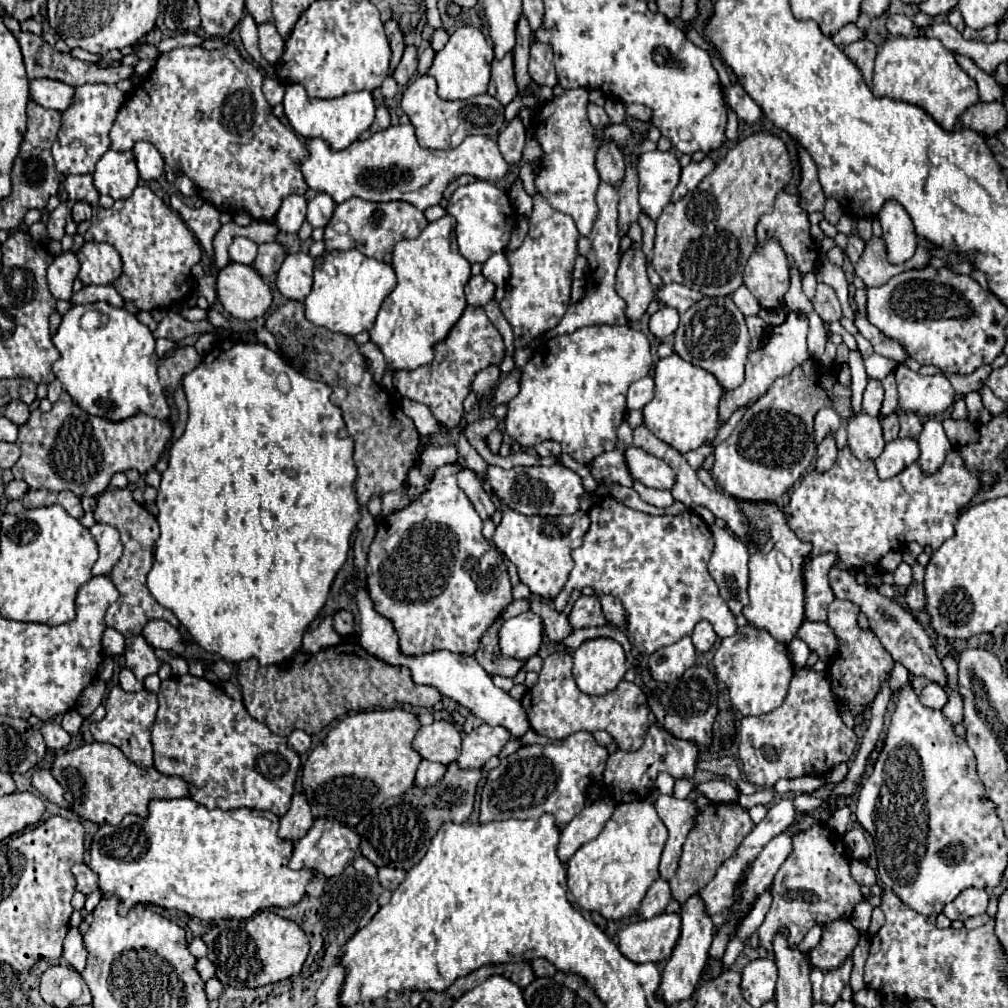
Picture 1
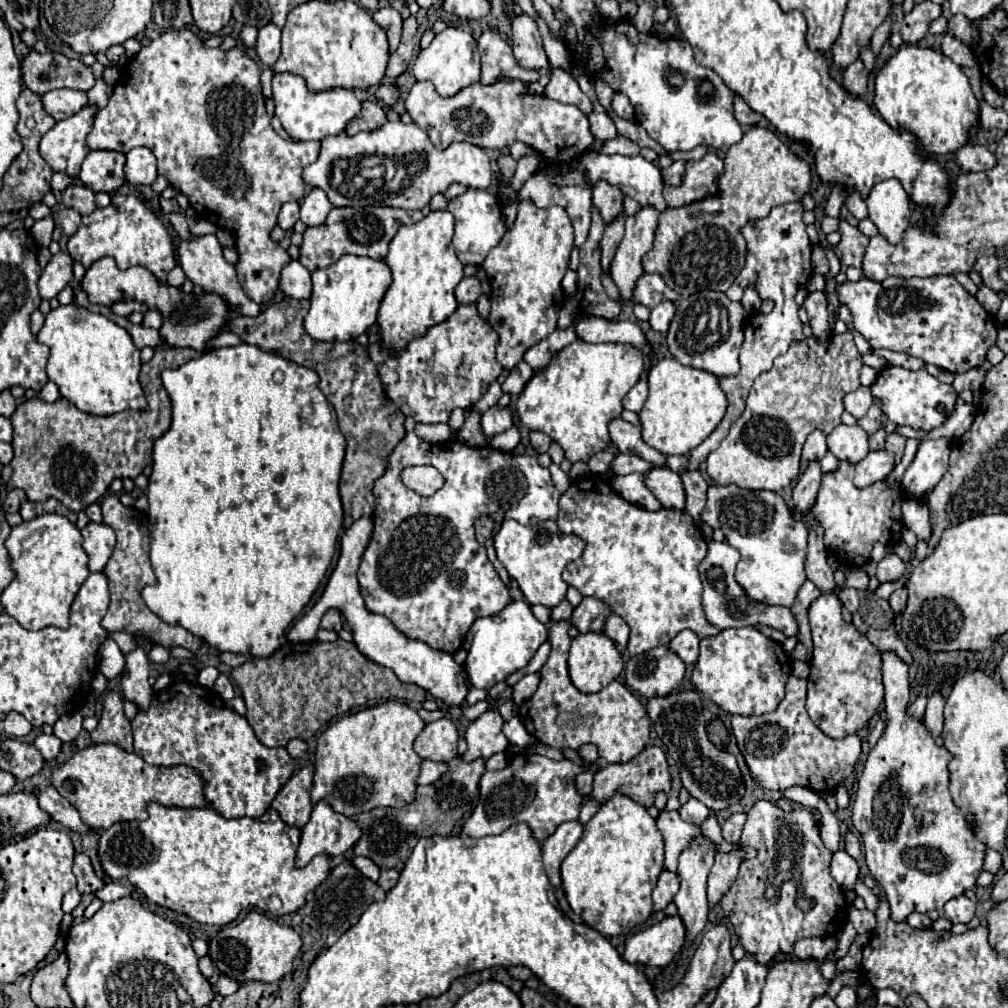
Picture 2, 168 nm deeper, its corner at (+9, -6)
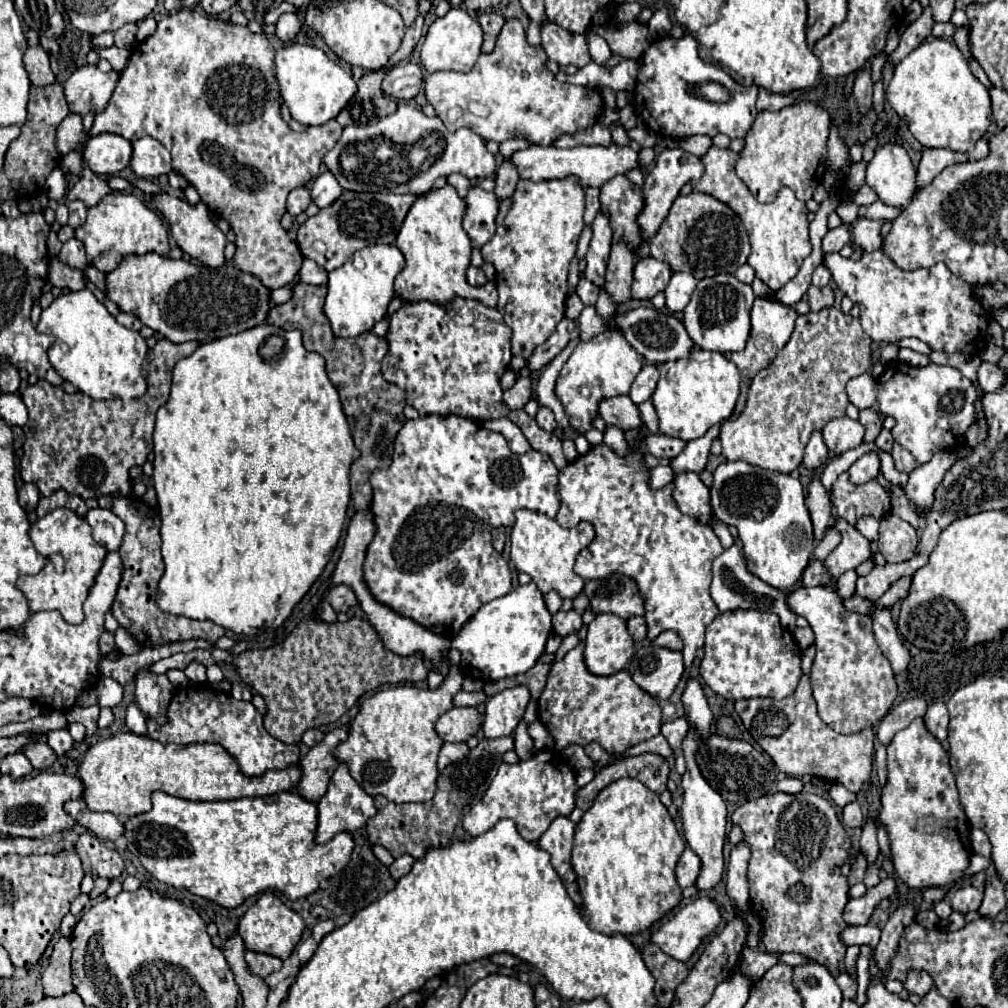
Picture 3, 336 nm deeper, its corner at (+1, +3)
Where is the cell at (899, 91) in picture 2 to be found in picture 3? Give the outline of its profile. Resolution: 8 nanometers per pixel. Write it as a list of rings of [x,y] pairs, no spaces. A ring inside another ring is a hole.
[[[927,38],[895,66],[887,86],[887,100],[925,148],[971,152],[991,124],[987,88],[971,74],[969,62],[959,48],[945,38]]]

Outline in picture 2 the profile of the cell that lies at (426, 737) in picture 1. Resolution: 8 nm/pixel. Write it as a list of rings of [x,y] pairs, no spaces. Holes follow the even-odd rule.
[[[439,719],[427,723],[425,729],[415,739],[415,751],[423,759],[445,761],[449,763],[457,757],[457,739],[459,731],[451,719]]]

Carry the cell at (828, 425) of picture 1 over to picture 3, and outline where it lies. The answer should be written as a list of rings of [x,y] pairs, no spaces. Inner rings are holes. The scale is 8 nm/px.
[[[813,432],[813,436],[807,442],[807,448],[805,448],[803,466],[807,470],[819,470],[819,468],[825,466],[827,458],[829,458],[829,450],[827,450],[827,444],[823,442],[823,434]]]

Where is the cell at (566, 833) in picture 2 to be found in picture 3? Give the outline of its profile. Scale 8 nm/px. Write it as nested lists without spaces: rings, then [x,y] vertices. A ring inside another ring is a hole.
[[[559,816],[551,822],[547,832],[537,842],[539,848],[551,854],[551,864],[565,884],[571,884],[575,880],[575,872],[571,868],[571,848],[573,848],[575,828],[577,822],[573,822],[569,816]]]

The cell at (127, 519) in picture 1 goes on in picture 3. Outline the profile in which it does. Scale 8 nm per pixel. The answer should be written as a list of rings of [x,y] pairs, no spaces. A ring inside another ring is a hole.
[[[125,496],[113,498],[113,512],[125,522],[125,536],[119,548],[119,554],[123,556],[123,576],[111,608],[115,620],[125,630],[129,630],[141,646],[149,648],[177,640],[207,638],[207,634],[217,632],[217,626],[213,622],[199,622],[199,620],[189,620],[185,616],[173,616],[155,606],[153,592],[157,588],[157,580],[163,574],[163,560],[159,550],[161,548],[159,514],[151,506],[147,506],[141,498],[125,498]]]

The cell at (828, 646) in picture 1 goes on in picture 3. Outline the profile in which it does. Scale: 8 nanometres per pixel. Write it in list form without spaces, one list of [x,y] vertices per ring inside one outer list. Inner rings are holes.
[[[733,544],[727,548],[721,556],[713,560],[713,582],[711,582],[711,598],[717,604],[719,612],[735,612],[735,608],[747,608],[747,610],[761,610],[761,612],[775,612],[781,620],[781,624],[789,630],[795,630],[797,614],[791,612],[787,604],[787,594],[783,590],[777,590],[763,580],[759,580],[755,574],[751,574],[745,566],[745,558],[741,554],[741,548]]]

